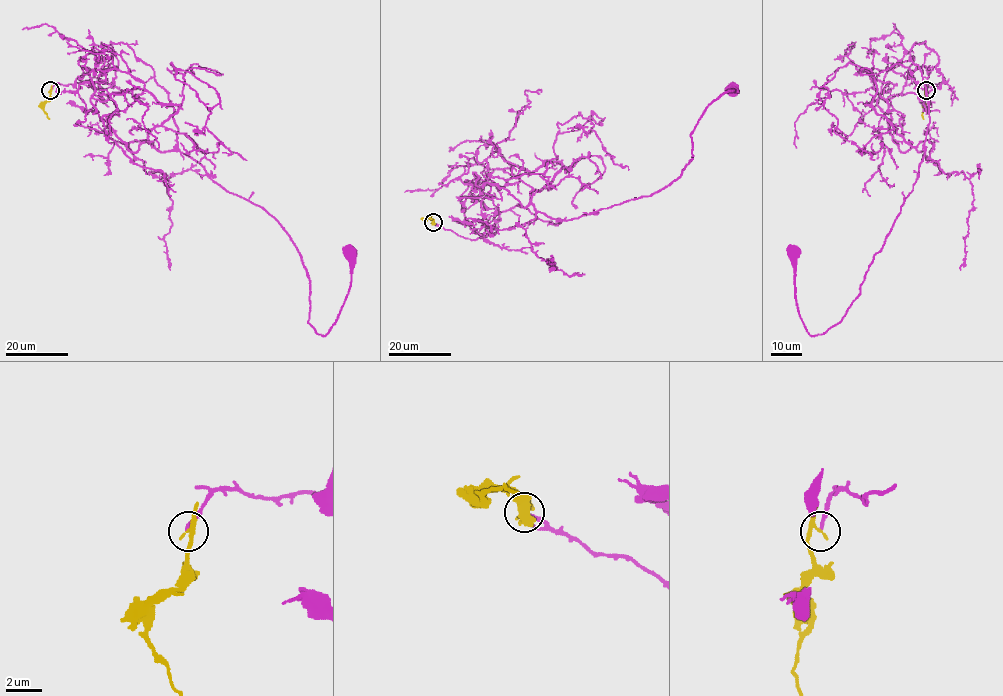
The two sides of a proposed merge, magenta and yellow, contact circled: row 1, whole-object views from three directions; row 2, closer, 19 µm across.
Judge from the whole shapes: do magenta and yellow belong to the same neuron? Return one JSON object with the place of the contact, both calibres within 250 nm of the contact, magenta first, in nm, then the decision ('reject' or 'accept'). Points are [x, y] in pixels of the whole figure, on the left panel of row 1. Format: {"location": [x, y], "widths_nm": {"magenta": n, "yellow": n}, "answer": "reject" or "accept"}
{"location": [50, 90], "widths_nm": {"magenta": 160, "yellow": 200}, "answer": "reject"}

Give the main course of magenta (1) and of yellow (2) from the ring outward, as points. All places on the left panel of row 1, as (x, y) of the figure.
1: (50, 91), (126, 44), (177, 149), (298, 250), (318, 334), (351, 250)
2: (50, 91), (50, 98), (43, 105), (49, 119)

